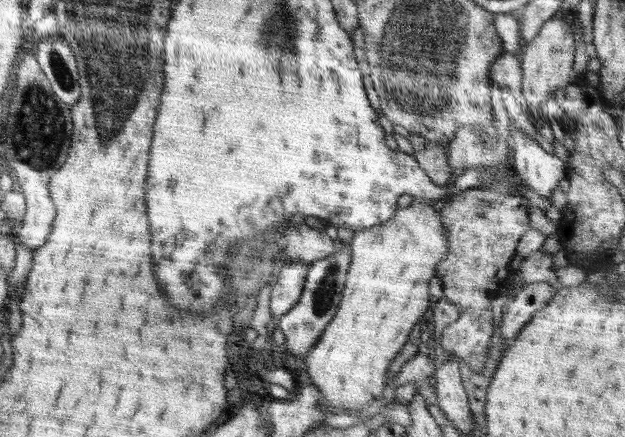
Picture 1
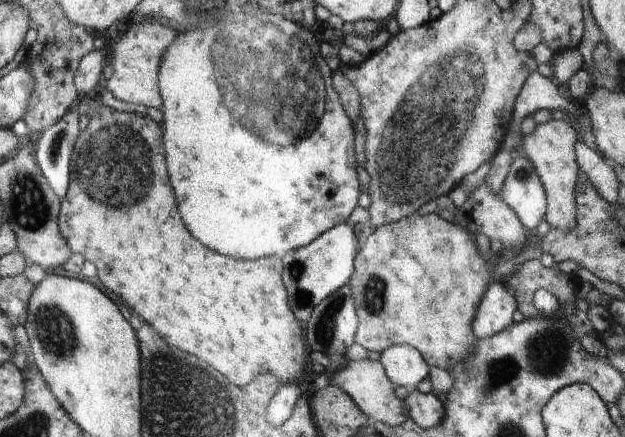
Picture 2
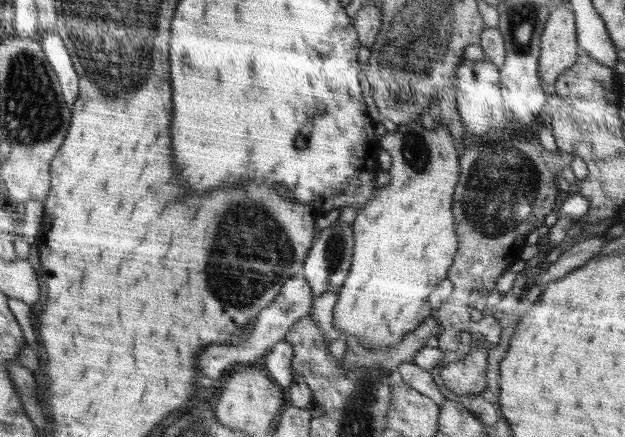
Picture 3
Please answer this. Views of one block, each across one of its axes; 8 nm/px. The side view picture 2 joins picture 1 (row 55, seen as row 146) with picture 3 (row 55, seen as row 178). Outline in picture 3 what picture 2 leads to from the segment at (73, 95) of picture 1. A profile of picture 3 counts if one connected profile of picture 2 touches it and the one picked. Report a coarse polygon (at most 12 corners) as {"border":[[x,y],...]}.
{"border":[[58,32],[39,38],[72,110],[78,74]]}

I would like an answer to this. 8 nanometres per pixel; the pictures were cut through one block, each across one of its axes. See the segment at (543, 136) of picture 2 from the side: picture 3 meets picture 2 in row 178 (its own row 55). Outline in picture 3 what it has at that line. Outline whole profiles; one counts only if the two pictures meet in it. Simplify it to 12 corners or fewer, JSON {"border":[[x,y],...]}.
{"border":[[568,1],[550,13],[538,78],[546,84],[578,60],[575,14]]}

